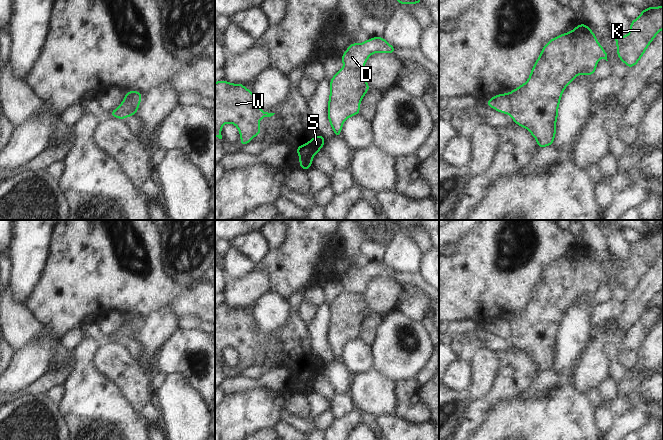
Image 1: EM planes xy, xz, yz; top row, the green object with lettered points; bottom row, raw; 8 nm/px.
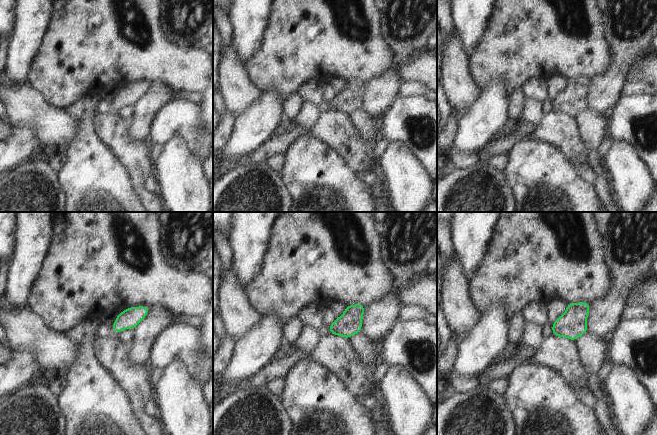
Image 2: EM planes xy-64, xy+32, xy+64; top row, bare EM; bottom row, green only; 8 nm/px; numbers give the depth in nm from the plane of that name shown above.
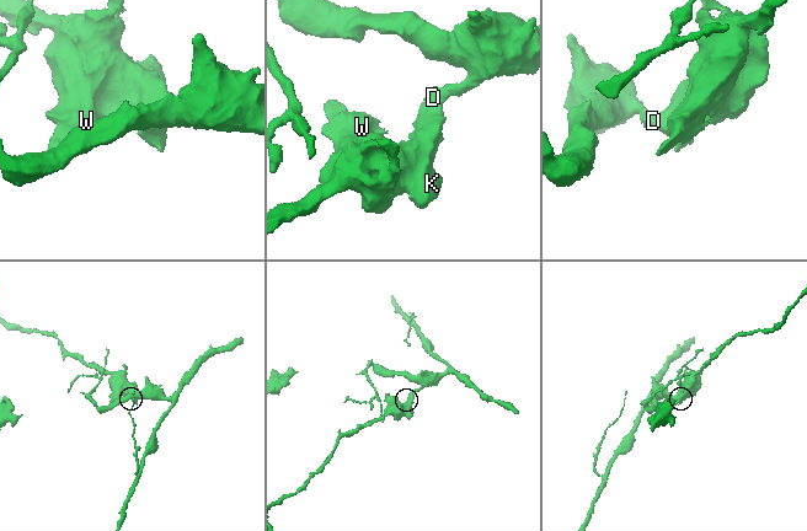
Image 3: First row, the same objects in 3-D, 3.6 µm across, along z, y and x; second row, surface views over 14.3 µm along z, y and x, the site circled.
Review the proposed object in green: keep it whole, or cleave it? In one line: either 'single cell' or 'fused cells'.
fused cells

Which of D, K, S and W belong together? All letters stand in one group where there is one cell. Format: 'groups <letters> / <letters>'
groups D / K S W

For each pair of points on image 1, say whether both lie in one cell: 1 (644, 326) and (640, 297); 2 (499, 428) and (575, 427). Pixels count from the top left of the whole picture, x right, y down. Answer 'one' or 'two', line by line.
1: two
2: one

